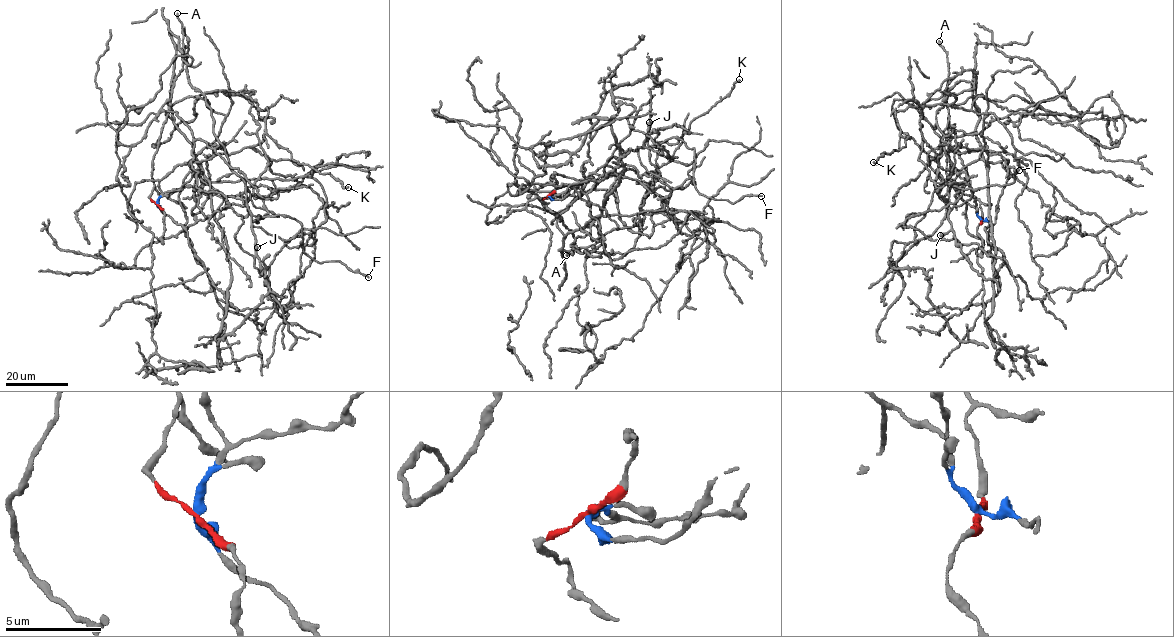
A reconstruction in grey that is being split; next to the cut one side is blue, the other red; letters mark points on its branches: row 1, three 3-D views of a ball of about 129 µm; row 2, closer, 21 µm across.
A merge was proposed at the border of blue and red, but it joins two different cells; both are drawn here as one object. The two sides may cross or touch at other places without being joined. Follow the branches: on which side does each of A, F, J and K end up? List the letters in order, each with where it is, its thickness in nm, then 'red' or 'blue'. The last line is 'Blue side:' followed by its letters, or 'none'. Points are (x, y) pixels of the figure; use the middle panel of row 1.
A: at (566, 255); 320 nm thick; red
F: at (761, 196); 140 nm thick; red
J: at (649, 122); 550 nm thick; red
K: at (739, 79); 200 nm thick; blue
Blue side: K

